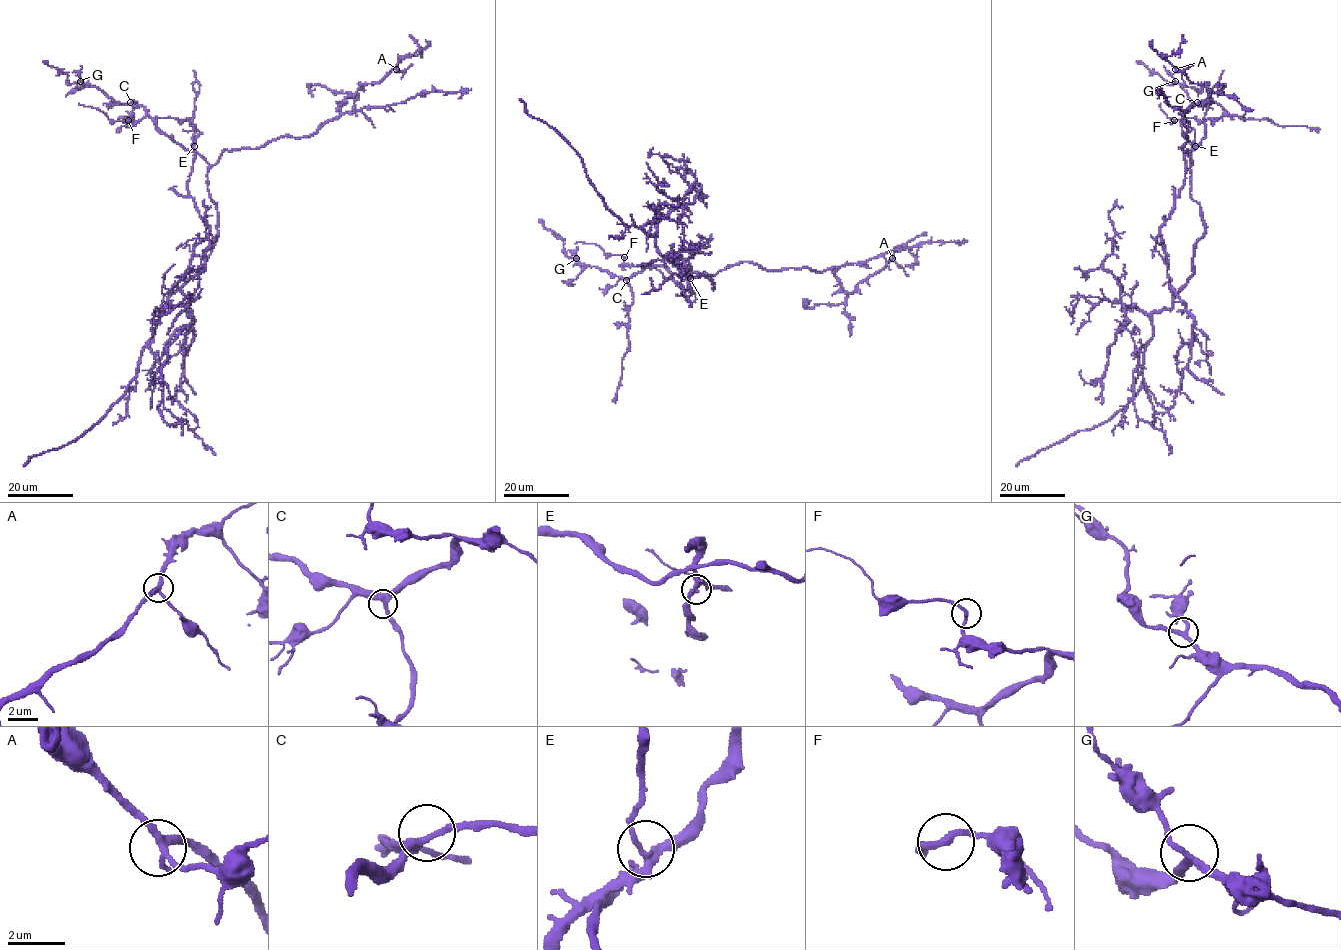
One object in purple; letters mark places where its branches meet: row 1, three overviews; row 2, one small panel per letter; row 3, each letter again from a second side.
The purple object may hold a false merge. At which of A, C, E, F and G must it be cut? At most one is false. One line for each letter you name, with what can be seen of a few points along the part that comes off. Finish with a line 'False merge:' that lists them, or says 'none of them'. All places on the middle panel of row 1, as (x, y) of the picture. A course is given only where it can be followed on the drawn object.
False merge: none of them

